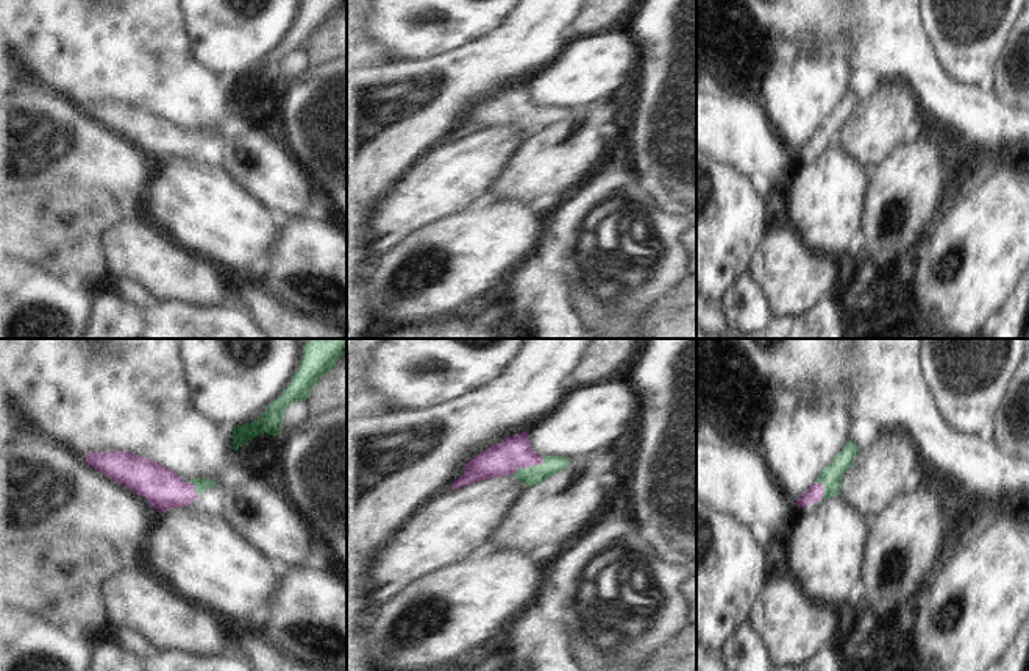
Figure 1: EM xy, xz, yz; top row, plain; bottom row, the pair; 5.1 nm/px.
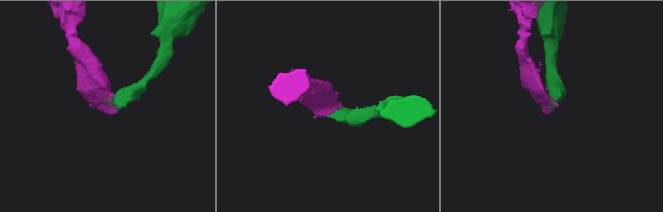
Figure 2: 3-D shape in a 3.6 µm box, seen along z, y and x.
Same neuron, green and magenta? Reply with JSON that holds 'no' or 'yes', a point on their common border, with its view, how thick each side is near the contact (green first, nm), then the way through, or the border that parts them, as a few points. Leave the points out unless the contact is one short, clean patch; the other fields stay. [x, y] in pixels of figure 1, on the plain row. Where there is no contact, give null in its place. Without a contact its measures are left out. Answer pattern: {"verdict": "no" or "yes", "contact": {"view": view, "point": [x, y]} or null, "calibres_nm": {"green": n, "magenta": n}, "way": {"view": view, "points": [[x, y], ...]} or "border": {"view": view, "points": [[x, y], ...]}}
{"verdict": "yes", "contact": {"view": "xz", "point": [528, 117]}, "calibres_nm": {"green": 100, "magenta": 180}, "way": {"view": "xz", "points": [[534, 125], [528, 117], [519, 110], [503, 110]]}}

